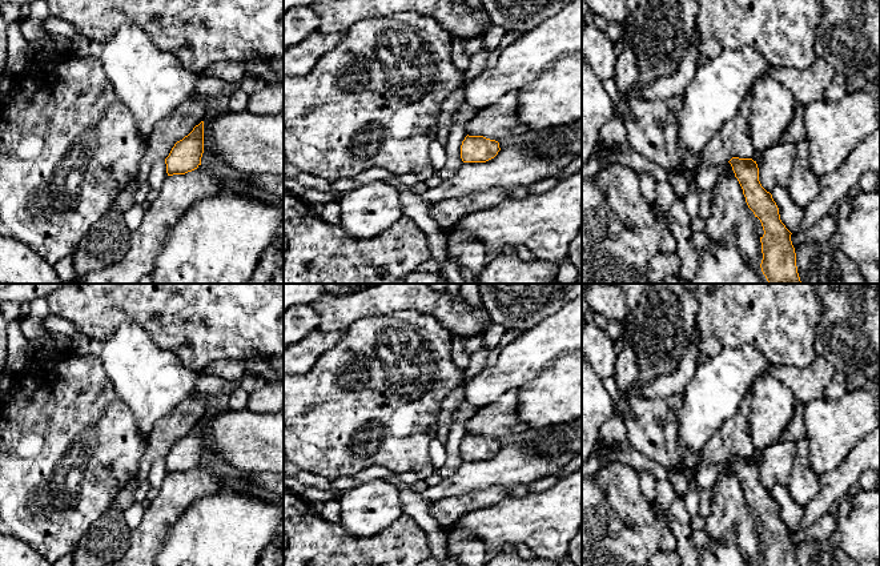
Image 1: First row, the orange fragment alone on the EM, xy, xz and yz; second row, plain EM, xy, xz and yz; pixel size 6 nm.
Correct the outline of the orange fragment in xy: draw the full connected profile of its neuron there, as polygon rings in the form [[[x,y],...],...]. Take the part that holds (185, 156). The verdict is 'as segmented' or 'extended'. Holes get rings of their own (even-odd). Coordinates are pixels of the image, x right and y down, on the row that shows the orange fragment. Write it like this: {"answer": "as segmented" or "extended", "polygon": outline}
{"answer": "as segmented", "polygon": [[[204,121],[182,140],[177,141],[165,158],[168,176],[185,174],[201,165],[204,153]]]}

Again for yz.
{"answer": "as segmented", "polygon": [[[732,157],[728,161],[738,178],[746,202],[762,222],[762,272],[770,284],[801,284],[791,232],[780,220],[779,208],[759,181],[759,168],[752,158]]]}

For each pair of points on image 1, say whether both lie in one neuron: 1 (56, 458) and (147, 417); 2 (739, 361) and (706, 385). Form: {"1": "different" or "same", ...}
{"1": "different", "2": "same"}

